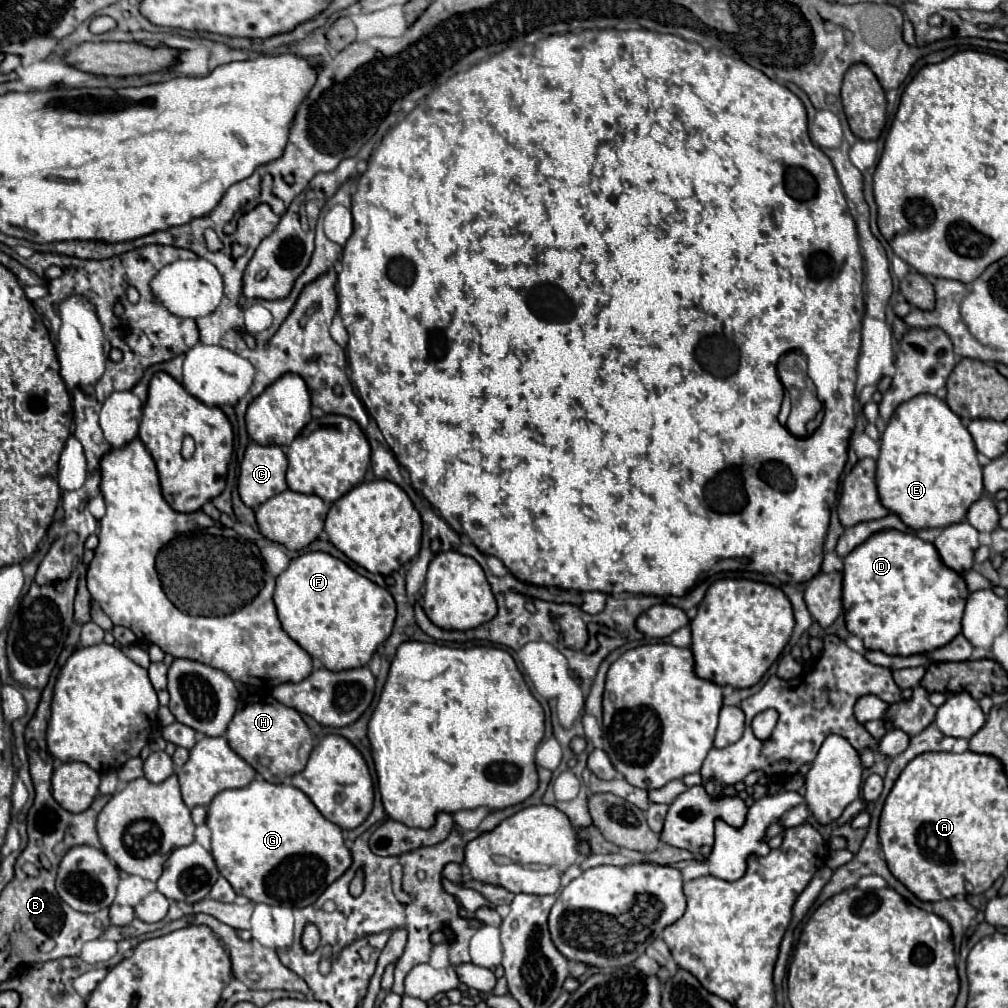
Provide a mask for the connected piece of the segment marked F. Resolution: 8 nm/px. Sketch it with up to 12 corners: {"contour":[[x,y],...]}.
{"contour":[[325,552],[277,578],[283,630],[327,670],[365,666],[393,596]]}

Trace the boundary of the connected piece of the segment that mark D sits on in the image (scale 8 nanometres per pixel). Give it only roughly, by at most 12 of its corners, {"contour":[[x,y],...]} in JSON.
{"contour":[[913,532],[843,560],[843,610],[867,650],[933,652],[967,586]]}

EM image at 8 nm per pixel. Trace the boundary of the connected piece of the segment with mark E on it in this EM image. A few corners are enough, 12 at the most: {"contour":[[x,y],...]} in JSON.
{"contour":[[921,394],[881,438],[881,504],[913,530],[983,496],[973,438]]}

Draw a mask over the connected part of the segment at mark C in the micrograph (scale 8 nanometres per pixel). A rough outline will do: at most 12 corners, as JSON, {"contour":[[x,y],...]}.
{"contour":[[251,442],[239,470],[245,506],[287,490],[279,446]]}

